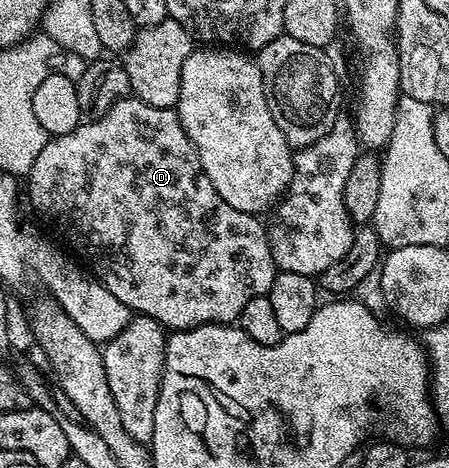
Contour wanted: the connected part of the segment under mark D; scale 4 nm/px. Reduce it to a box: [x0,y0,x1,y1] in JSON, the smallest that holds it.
[26,96,278,331]

